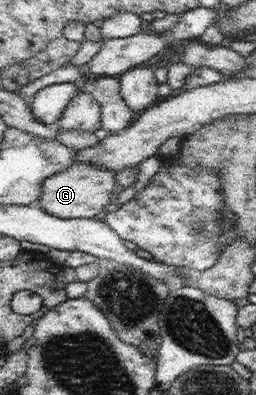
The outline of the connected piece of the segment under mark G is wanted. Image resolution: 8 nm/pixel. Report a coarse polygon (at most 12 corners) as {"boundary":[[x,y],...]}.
{"boundary":[[72,163],[43,180],[38,205],[57,218],[98,218],[115,171]]}

